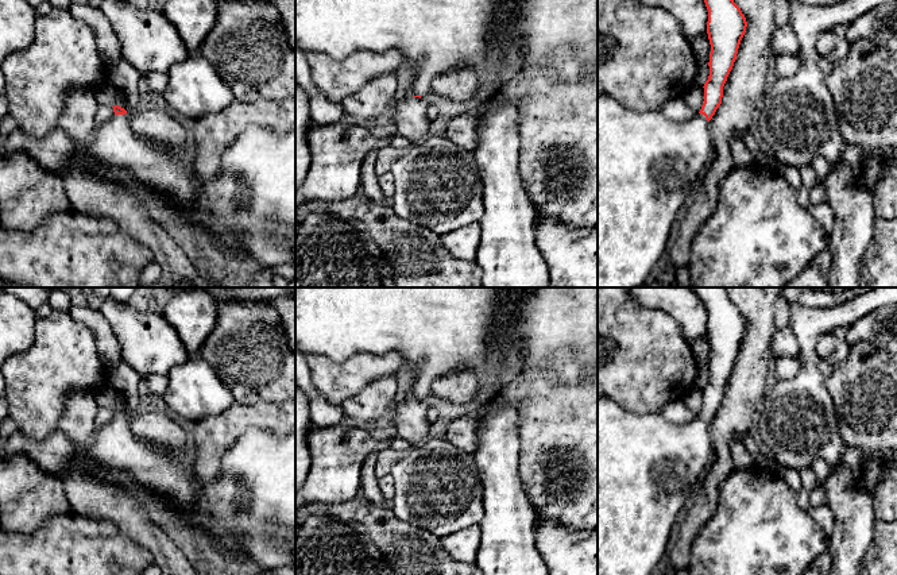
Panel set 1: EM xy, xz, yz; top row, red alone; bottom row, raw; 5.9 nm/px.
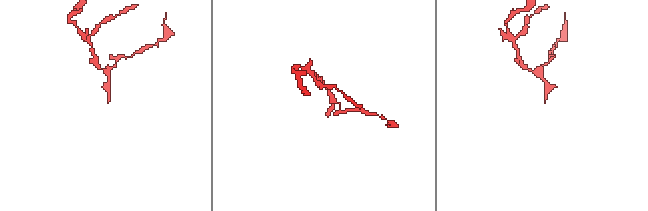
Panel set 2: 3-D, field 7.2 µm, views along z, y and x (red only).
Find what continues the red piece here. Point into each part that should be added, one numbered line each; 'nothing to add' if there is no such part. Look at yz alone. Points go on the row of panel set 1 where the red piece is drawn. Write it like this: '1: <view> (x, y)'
1: yz (648, 163)

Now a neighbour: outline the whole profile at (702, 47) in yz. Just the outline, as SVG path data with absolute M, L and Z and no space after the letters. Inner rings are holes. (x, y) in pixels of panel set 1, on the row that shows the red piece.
M705 32L701 36L696 38L692 43L692 49L699 63L696 84L704 86L710 76L708 62L710 62L711 45L708 34Z

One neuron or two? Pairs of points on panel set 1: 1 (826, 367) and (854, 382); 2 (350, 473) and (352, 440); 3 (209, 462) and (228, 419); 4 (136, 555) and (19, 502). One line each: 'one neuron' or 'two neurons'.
1: two neurons
2: one neuron
3: one neuron
4: two neurons

